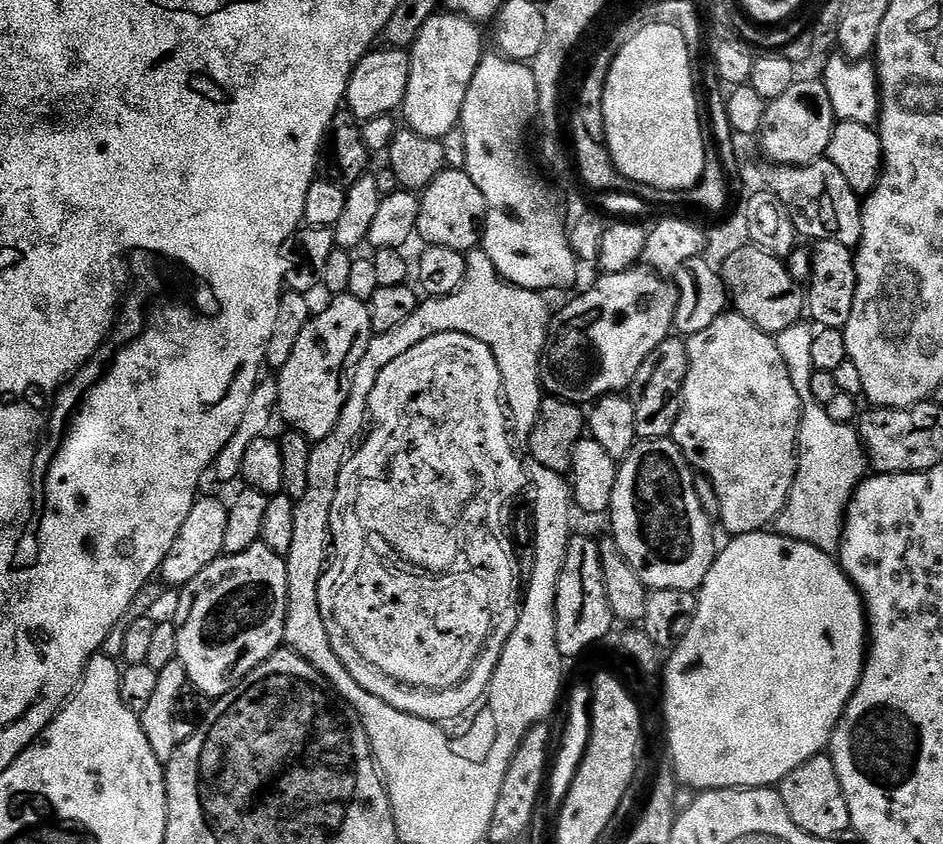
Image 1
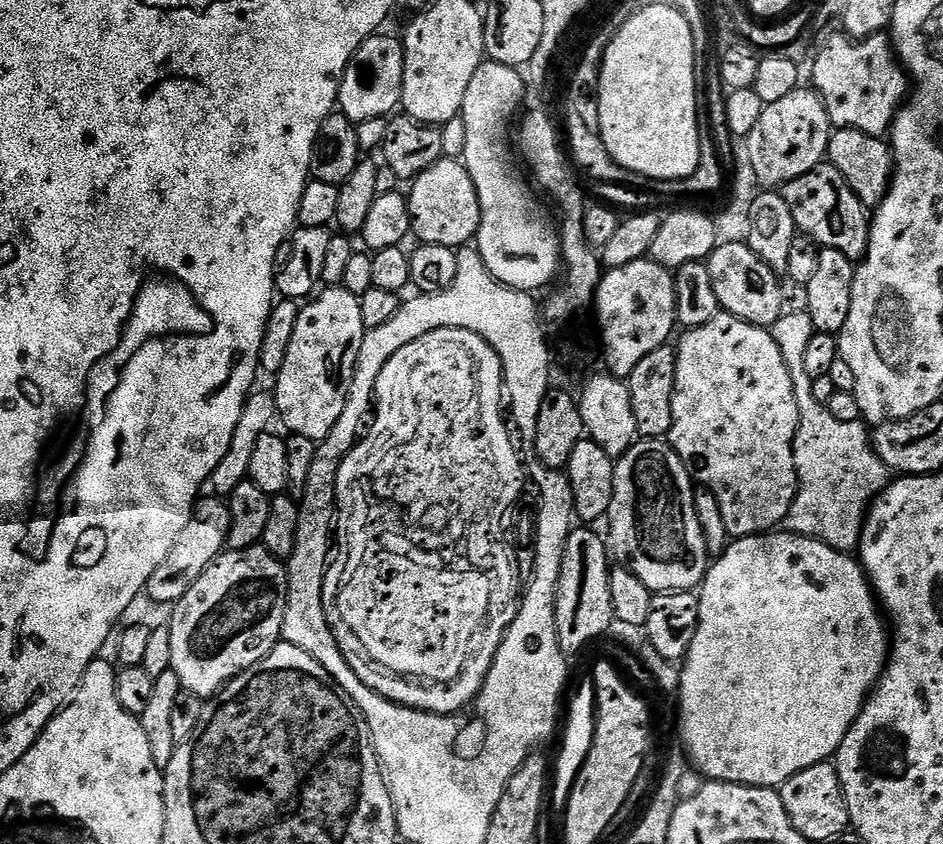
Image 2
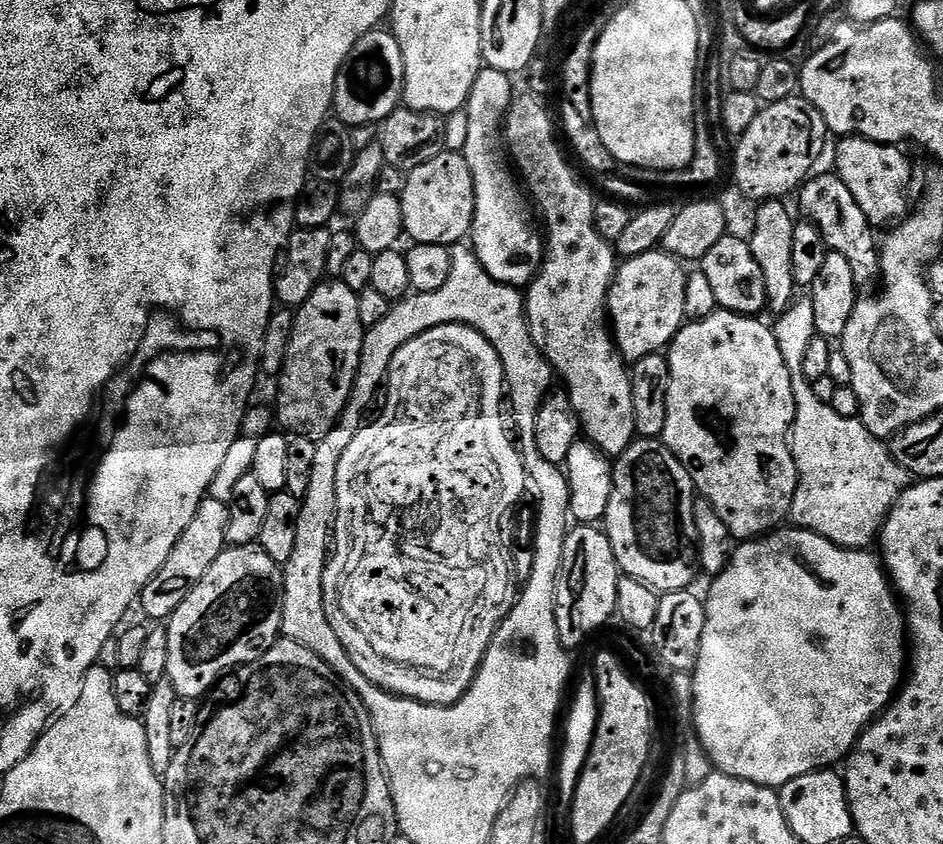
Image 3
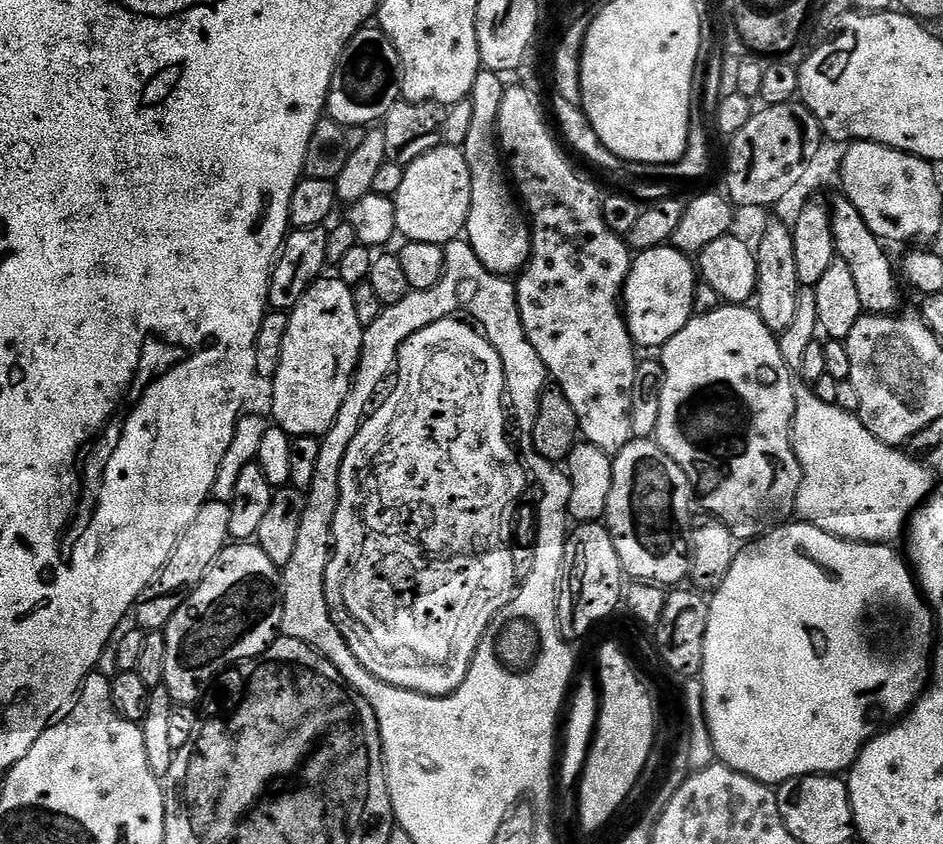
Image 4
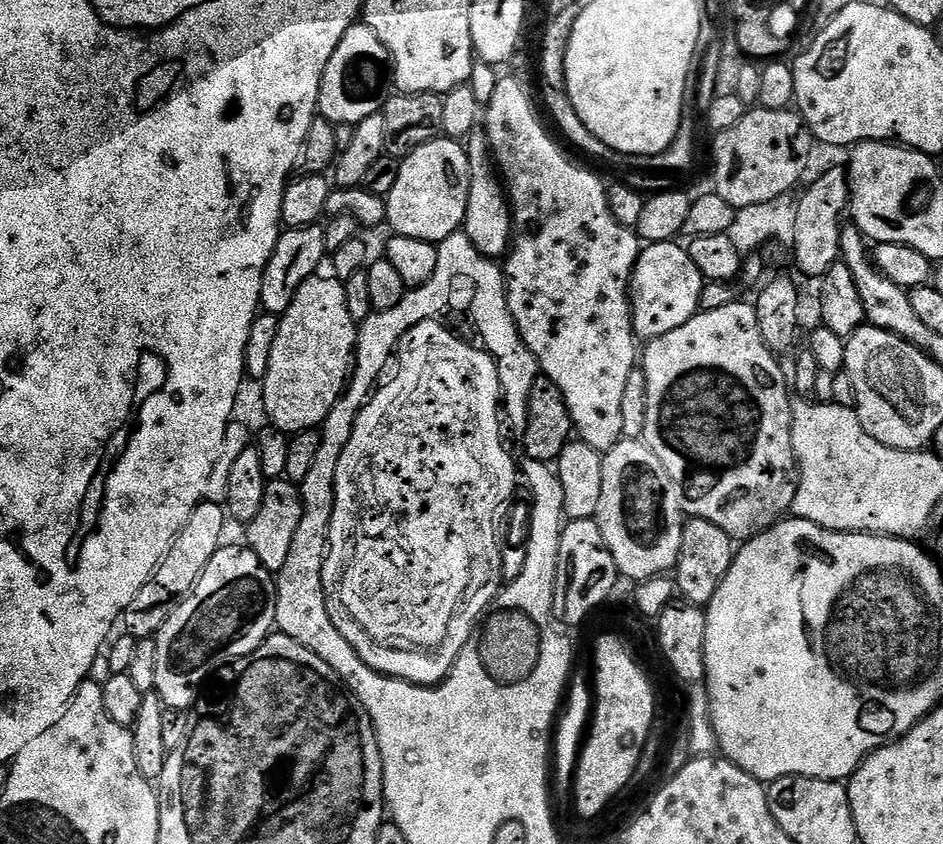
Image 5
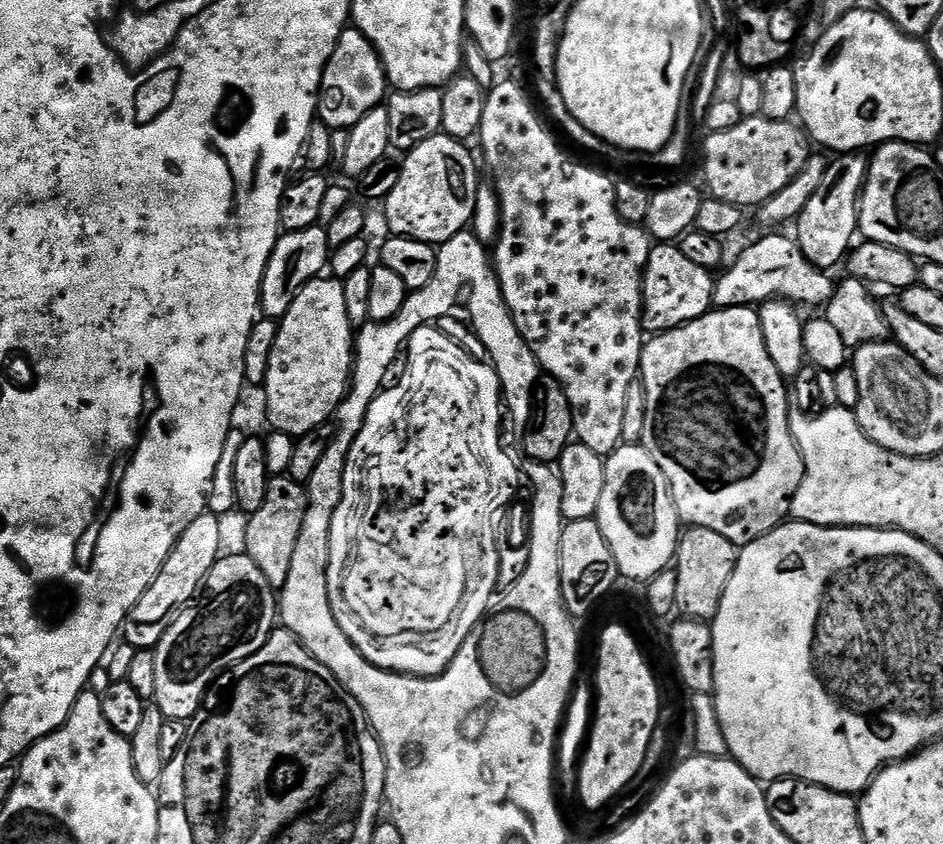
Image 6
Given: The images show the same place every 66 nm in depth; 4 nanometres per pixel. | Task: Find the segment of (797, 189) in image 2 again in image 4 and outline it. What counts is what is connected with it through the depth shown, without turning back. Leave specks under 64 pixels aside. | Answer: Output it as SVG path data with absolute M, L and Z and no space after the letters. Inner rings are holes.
M839 198L830 204L830 215L832 217L832 233L836 243L836 251L839 259L850 266L850 274L854 274L854 283L858 286L858 302L865 313L874 316L887 316L895 313L901 307L900 288L896 285L898 272L888 261L888 256L884 253L885 245L862 222L862 214L854 210L854 206L847 198Z

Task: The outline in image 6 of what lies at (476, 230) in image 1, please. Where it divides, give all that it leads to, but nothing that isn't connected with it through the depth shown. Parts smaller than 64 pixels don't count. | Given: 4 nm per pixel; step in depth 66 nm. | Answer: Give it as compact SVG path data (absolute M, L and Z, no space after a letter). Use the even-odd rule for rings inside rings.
M441 134L426 138L426 142L422 142L403 157L398 186L394 186L394 190L390 190L390 194L382 202L384 216L388 219L387 231L391 235L414 238L418 242L439 246L471 225L476 191L482 186L482 180L476 177L476 160L468 153L468 147L467 143Z

